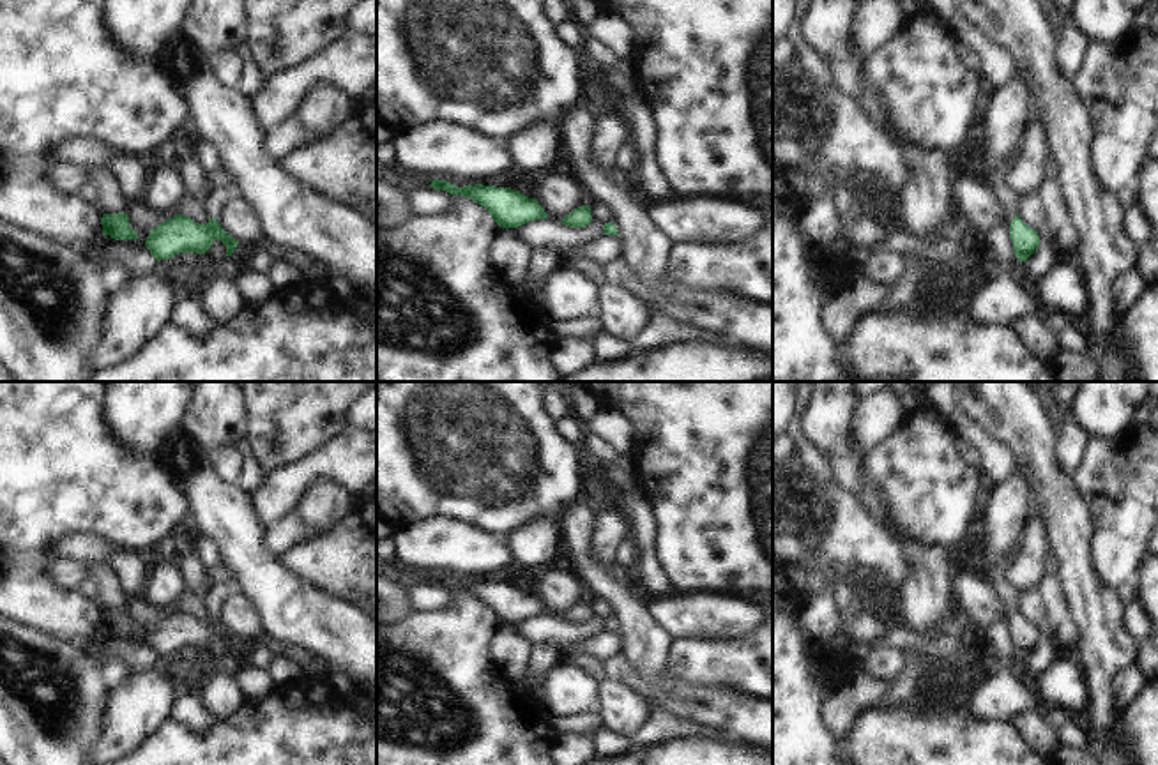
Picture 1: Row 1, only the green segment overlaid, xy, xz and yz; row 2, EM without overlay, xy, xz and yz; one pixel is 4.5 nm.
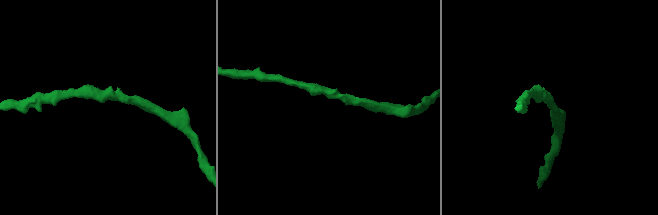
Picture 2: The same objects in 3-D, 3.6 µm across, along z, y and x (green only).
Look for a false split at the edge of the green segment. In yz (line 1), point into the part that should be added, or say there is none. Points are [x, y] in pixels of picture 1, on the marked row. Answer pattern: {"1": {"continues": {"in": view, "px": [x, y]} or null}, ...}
{"1": {"continues": {"in": "yz", "px": [1008, 196]}}}

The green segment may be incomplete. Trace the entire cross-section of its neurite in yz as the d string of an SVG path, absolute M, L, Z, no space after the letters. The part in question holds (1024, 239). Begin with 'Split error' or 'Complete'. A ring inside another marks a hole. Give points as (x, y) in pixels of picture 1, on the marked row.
Split error. M1022 143L1015 148L1011 157L997 166L995 171L988 175L990 189L999 196L999 201L1008 216L1009 240L1013 244L1013 253L1018 261L1025 261L1040 246L1040 235L1036 230L1027 226L1018 216L1020 194L1006 182L1008 173L1013 170L1017 157L1020 154Z

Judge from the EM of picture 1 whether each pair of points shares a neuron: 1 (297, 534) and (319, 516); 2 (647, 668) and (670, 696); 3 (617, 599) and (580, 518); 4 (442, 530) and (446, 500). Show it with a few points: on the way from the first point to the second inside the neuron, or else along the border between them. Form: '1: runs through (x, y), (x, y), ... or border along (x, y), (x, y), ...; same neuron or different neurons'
1: border along (294, 511), (317, 534); different neurons
2: border along (667, 666), (646, 681); different neurons
3: runs through (598, 580), (580, 560), (580, 537); same neuron
4: border along (403, 525), (446, 516), (460, 518), (483, 530); different neurons

